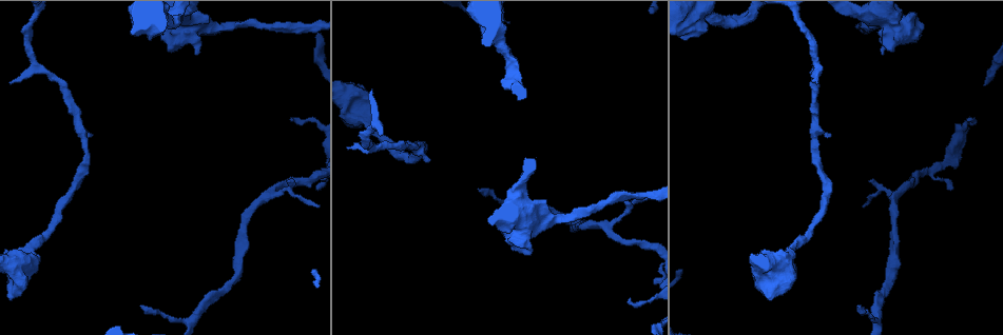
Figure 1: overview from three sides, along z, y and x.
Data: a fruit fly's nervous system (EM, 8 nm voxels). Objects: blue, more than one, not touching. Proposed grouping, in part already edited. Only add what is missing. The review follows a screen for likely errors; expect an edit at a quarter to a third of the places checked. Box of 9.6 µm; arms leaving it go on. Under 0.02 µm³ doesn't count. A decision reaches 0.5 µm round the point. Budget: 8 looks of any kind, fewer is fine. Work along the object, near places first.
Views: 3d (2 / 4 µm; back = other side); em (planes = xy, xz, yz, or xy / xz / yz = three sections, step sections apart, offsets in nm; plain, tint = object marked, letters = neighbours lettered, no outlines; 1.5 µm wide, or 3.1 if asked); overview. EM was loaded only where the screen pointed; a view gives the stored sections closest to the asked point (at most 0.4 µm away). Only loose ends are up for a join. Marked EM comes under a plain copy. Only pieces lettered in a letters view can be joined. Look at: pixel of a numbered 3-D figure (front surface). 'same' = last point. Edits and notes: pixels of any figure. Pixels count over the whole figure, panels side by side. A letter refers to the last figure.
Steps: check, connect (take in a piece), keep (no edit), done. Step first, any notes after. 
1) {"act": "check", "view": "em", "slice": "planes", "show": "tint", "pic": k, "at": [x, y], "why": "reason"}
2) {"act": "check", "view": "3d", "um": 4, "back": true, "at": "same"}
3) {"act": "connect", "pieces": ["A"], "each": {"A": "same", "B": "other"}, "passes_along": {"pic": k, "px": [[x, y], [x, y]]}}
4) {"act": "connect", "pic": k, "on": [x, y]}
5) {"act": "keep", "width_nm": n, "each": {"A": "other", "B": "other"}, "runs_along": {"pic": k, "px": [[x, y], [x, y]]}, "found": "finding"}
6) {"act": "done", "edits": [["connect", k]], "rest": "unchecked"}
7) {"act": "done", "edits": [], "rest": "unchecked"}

{"act": "check", "view": "3d", "um": 4, "pic": 1, "at": [626, 201], "why": "tapers out"}

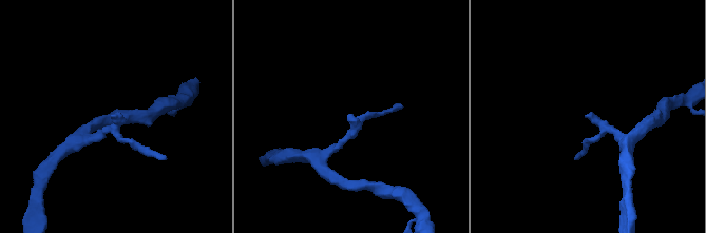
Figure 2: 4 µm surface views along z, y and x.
{"act": "check", "view": "em", "slice": "xz", "step": 8, "show": "tint", "pic": 2, "at": [351, 117]}

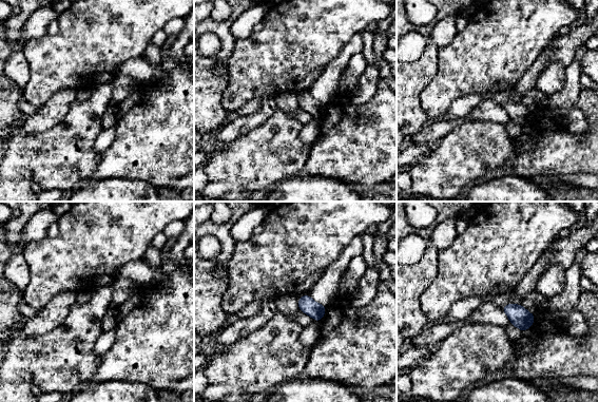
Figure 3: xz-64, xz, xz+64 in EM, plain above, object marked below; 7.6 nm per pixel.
{"act": "check", "view": "em", "slice": "planes", "show": "letters", "at": "same", "why": "another direction"}

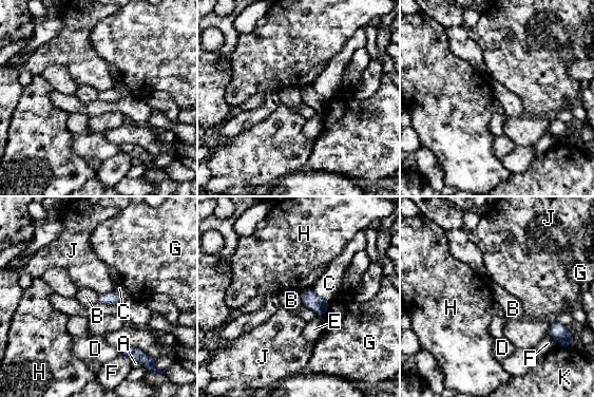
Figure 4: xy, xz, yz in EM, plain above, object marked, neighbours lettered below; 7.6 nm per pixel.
{"act": "keep", "width_nm": 100, "each": {"A": "other", "B": "other", "C": "other", "D": "other", "E": "other", "F": "other", "G": "other", "H": "other", "J": "other", "K": "other"}, "found": "no lettered piece goes on from it"}

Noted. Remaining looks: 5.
{"act": "check", "view": "3d", "um": 4, "back": true, "pic": 1, "at": [141, 307], "why": "thin end"}

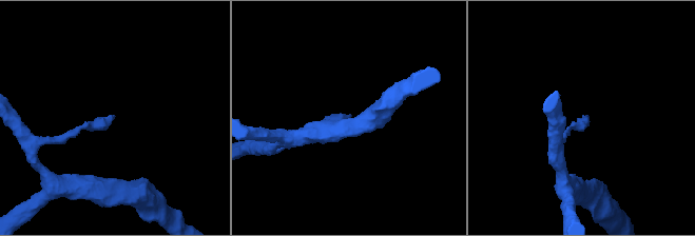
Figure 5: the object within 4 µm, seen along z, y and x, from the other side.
{"act": "check", "view": "em", "slice": "yz", "step": 4, "show": "tint", "pic": 5, "at": [586, 116]}

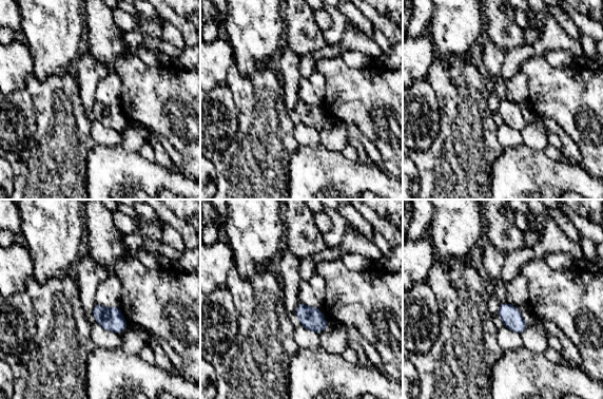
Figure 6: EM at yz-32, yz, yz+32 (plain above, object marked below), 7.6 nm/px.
{"act": "check", "view": "em", "slice": "yz", "step": 4, "show": "letters", "at": "same"}

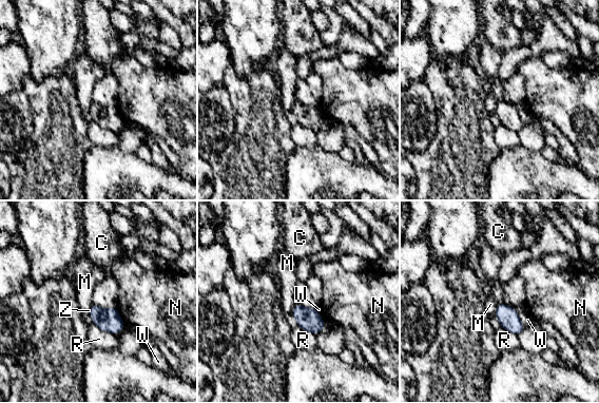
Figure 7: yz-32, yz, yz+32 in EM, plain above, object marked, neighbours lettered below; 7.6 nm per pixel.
{"act": "keep", "each": {"C": "other", "M": "other", "N": "other", "R": "other", "W": "other", "Z": "other"}, "border": {"pic": 7, "px": [[94, 304], [90, 310]]}, "found": "none of them fits"}

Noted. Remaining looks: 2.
{"act": "check", "view": "em", "slice": "xz", "step": 4, "show": "tint", "pic": 1, "at": [197, 55], "why": "free end"}

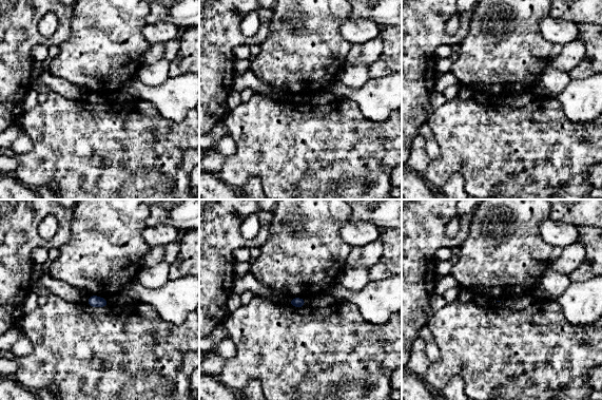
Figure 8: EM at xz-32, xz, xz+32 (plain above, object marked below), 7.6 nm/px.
{"act": "check", "view": "em", "slice": "planes", "show": "letters", "at": "same", "why": "another direction"}

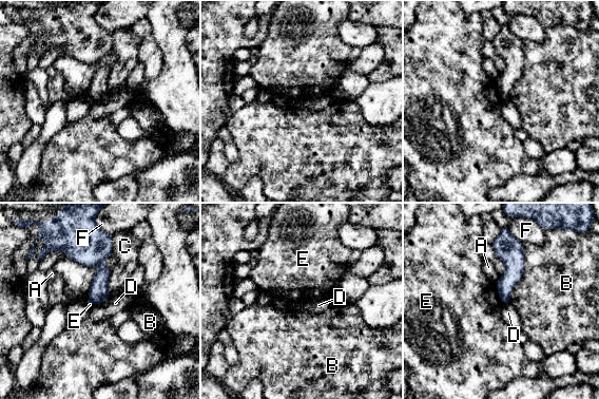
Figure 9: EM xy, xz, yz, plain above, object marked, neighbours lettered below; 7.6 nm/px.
{"act": "keep", "each": {"A": "other", "B": "other", "C": "other", "D": "other", "E": "other", "F": "other"}, "border": {"pic": 9, "px": [[110, 295], [101, 302], [93, 305]]}, "found": "none of them fits"}

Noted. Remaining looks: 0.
{"act": "done", "edits": [], "rest": "unchecked"}

